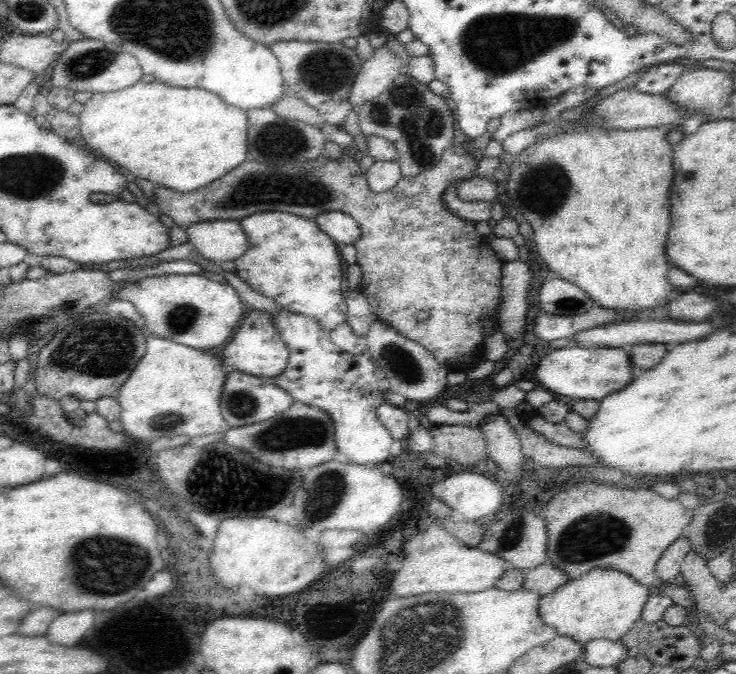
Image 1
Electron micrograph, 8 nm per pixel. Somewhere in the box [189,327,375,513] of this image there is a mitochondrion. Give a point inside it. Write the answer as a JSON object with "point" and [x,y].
{"point":[294,433]}

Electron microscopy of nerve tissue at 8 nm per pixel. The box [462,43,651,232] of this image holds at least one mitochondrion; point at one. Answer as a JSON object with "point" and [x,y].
{"point":[548,186]}

